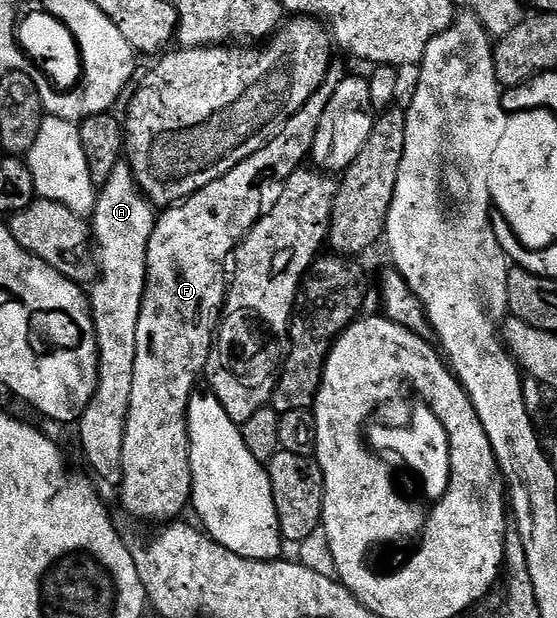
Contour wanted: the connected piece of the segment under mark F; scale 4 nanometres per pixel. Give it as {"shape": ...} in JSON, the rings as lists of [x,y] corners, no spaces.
{"shape":[[[337,68],[330,69],[329,74],[325,77],[325,82],[311,96],[310,100],[301,110],[295,112],[286,122],[285,127],[281,130],[281,135],[278,138],[270,137],[262,146],[259,152],[242,157],[240,161],[233,165],[231,172],[227,172],[227,176],[215,180],[211,184],[207,184],[199,192],[195,192],[190,198],[179,203],[170,205],[166,214],[162,213],[157,220],[157,227],[149,241],[149,260],[147,262],[147,284],[145,285],[145,295],[141,301],[141,312],[139,314],[139,332],[136,336],[137,348],[135,350],[135,380],[131,384],[131,404],[127,412],[127,428],[125,429],[125,440],[123,442],[123,460],[121,461],[121,476],[119,479],[119,487],[121,486],[121,500],[126,508],[133,514],[138,514],[141,518],[165,518],[161,520],[173,520],[181,514],[190,505],[192,499],[192,464],[191,459],[191,441],[188,430],[188,408],[189,401],[195,395],[198,389],[197,377],[206,373],[207,367],[215,353],[215,339],[219,333],[221,319],[223,317],[223,307],[227,297],[227,274],[225,278],[225,261],[234,257],[235,251],[238,249],[239,243],[249,233],[250,228],[255,225],[265,213],[270,205],[271,199],[274,197],[275,188],[280,187],[288,178],[291,177],[296,170],[302,169],[305,157],[313,150],[313,145],[317,142],[317,129],[326,121],[329,113],[329,102],[335,91],[335,87],[341,82],[343,74],[337,71]]]}

